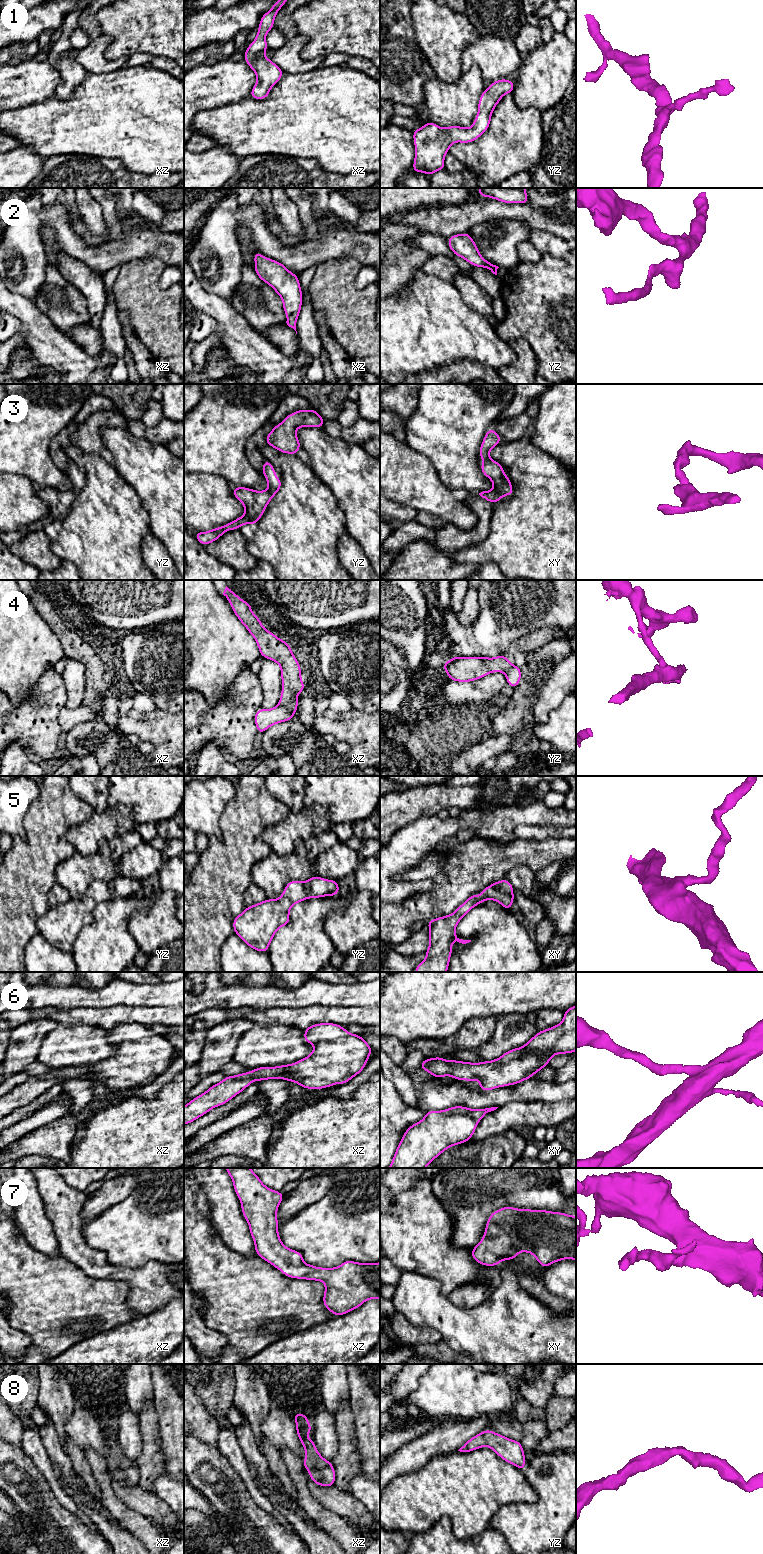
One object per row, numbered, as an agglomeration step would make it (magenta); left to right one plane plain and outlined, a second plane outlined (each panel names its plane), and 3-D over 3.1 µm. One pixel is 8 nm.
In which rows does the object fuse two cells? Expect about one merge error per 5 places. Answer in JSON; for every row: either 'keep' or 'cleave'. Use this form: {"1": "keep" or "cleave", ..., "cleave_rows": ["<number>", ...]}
{"1": "keep", "2": "keep", "3": "keep", "4": "cleave", "5": "keep", "6": "keep", "7": "keep", "8": "keep", "cleave_rows": ["4"]}

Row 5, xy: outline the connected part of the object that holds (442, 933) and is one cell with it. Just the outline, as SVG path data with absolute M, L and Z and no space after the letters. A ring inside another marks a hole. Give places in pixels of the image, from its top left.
M507 879L495 882L482 890L481 896L472 894L453 914L426 921L429 926L429 948L426 958L415 968L415 972L446 972L452 954L452 943L456 940L466 944L471 940L456 937L455 929L459 921L473 907L487 899L499 902L505 909L511 909L514 902L514 888Z

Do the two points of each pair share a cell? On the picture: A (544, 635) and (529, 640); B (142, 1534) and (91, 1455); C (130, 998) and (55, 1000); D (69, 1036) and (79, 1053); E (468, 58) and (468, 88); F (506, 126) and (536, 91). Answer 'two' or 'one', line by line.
A: one
B: one
C: one
D: one
E: two
F: two

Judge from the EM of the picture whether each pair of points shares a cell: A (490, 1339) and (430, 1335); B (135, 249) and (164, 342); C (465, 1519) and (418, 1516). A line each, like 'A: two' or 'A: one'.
A: two
B: two
C: one

